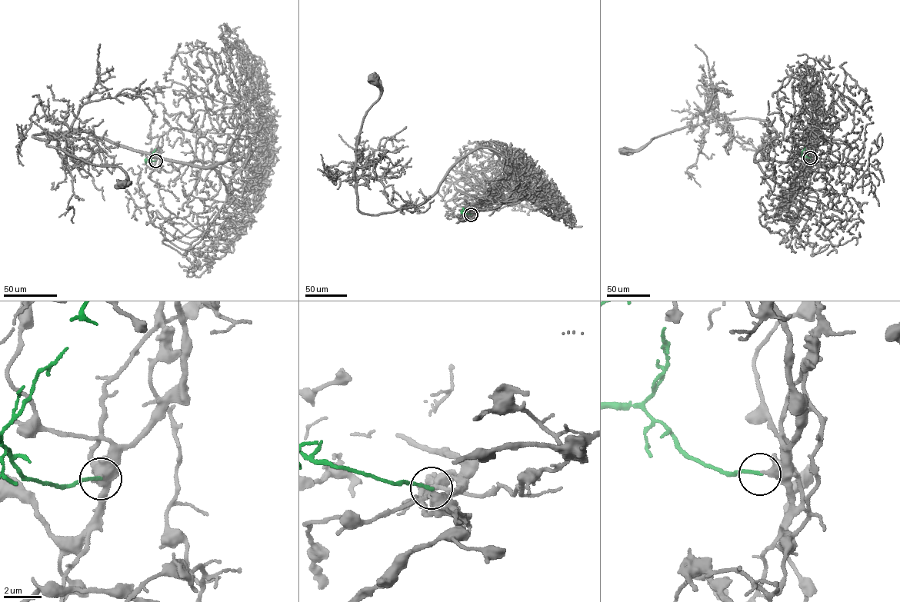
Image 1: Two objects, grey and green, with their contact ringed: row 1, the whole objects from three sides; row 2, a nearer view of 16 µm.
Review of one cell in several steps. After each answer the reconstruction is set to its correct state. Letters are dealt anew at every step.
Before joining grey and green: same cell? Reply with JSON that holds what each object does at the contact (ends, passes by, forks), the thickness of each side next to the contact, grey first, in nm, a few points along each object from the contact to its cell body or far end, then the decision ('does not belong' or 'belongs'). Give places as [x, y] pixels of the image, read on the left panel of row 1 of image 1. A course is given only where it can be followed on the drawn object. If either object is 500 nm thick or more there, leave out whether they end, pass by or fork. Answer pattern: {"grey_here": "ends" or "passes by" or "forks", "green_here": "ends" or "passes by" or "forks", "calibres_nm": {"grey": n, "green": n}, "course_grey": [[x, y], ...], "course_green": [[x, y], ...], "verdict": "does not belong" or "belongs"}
{"grey_here": "ends", "green_here": "ends", "calibres_nm": {"grey": 380, "green": 180}, "course_grey": [[154, 161], [168, 172], [195, 161], [246, 167], [177, 163], [84, 131], [33, 135], [118, 167], [123, 184]], "course_green": [[155, 161], [149, 158], [155, 149]], "verdict": "does not belong"}

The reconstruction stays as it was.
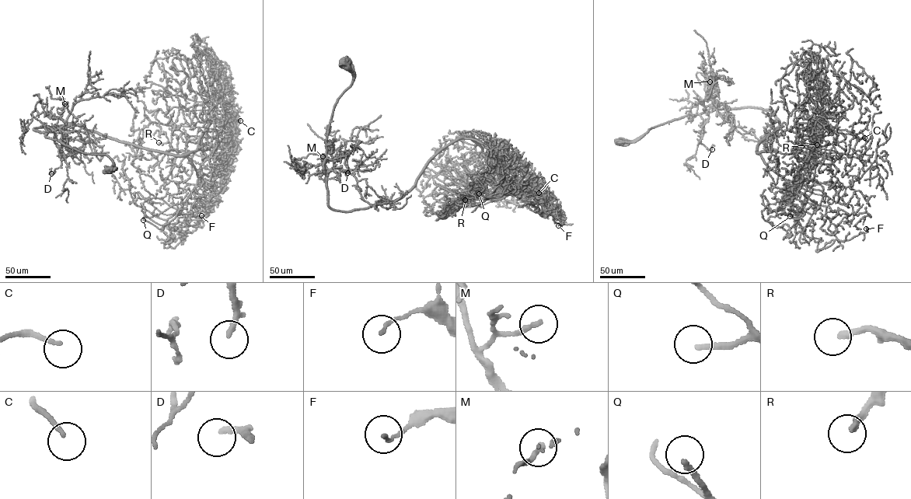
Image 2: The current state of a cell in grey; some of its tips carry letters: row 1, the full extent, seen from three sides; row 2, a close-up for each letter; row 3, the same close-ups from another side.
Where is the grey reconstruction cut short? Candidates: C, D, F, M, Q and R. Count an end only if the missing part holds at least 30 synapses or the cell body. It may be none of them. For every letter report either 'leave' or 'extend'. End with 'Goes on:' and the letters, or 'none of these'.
C: leave
D: extend
F: leave
M: leave
Q: extend
R: extend
Goes on: D, Q, R

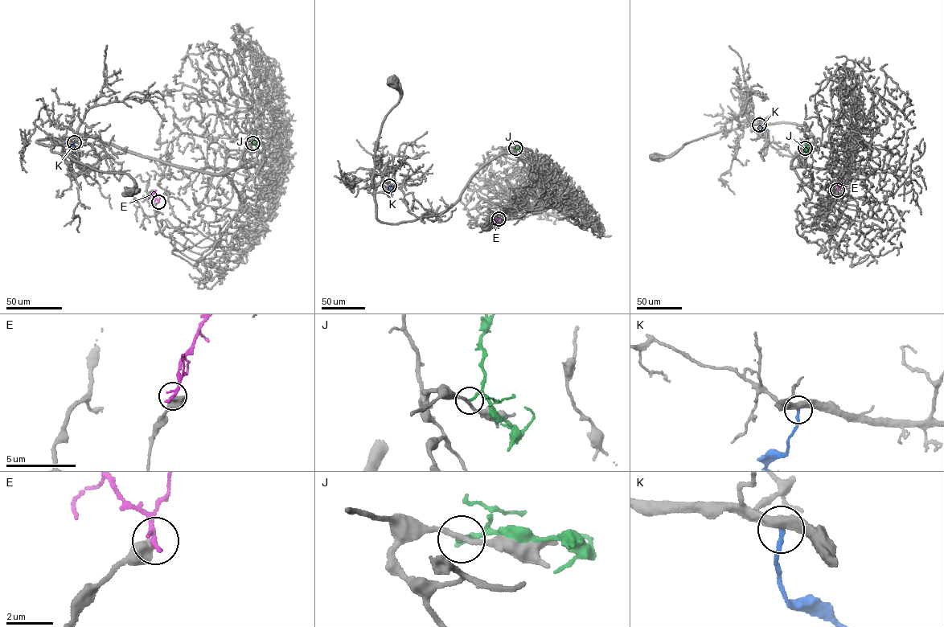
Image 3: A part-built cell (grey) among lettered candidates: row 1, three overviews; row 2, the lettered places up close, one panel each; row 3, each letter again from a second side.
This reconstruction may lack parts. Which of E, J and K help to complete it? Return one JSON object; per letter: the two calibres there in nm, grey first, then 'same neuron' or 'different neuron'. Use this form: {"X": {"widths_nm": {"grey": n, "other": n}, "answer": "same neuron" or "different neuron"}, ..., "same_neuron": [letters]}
{"E": {"widths_nm": {"grey": 600, "other": 240}, "answer": "different neuron"}, "J": {"widths_nm": {"grey": 200, "other": 200}, "answer": "different neuron"}, "K": {"widths_nm": {"grey": 420, "other": 200}, "answer": "different neuron"}, "same_neuron": []}

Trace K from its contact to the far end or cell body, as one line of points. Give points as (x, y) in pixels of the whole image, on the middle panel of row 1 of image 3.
K: (389, 186), (393, 191), (392, 196)

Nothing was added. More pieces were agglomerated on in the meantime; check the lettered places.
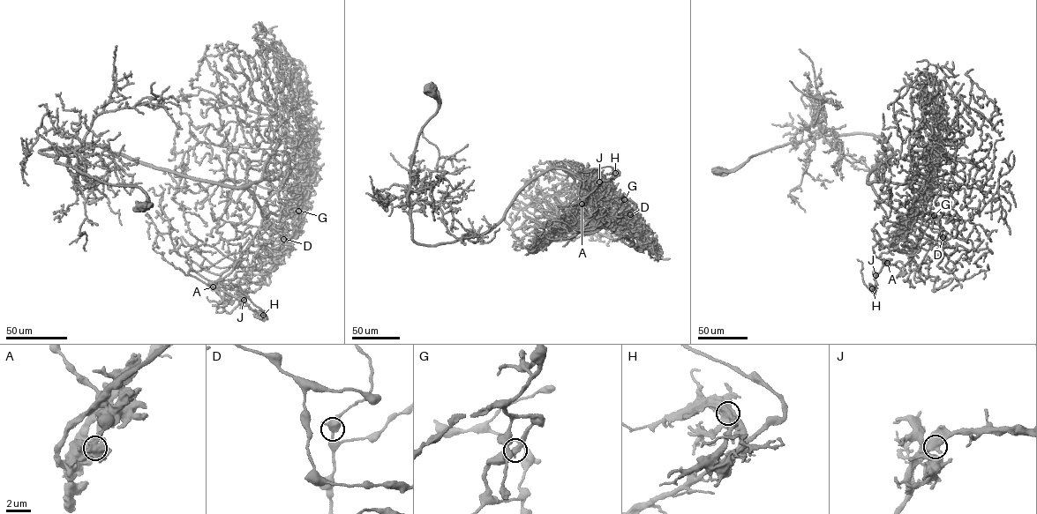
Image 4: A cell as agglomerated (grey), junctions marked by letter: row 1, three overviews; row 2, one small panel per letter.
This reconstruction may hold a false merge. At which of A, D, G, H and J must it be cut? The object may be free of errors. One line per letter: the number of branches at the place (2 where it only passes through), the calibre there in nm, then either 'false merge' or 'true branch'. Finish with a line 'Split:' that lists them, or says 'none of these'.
A: 3 branches meet; 550 nm thick; false merge
D: 2 branches meet; 460 nm thick; true branch
G: 2 branches meet; 440 nm thick; true branch
H: 4 branches meet; 600 nm thick; true branch
J: 5 branches meet; 480 nm thick; true branch
Split: A

